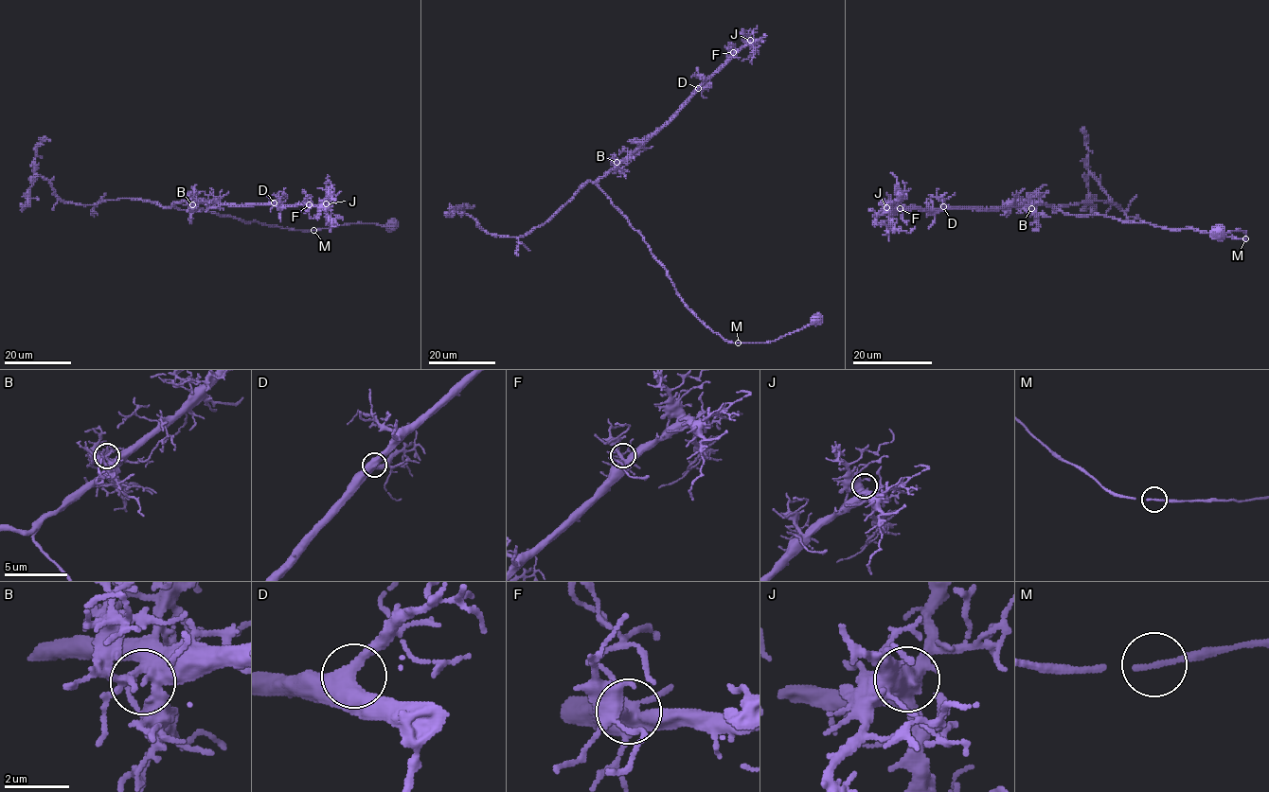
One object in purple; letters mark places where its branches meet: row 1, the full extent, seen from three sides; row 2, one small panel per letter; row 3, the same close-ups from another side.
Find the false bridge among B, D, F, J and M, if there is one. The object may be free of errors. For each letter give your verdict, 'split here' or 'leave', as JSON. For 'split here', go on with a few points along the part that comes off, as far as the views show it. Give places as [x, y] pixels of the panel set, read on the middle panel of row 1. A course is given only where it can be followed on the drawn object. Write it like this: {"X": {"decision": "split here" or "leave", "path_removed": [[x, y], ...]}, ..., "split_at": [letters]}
{"B": {"decision": "leave"}, "D": {"decision": "leave"}, "F": {"decision": "leave"}, "J": {"decision": "leave"}, "M": {"decision": "leave"}, "split_at": []}

